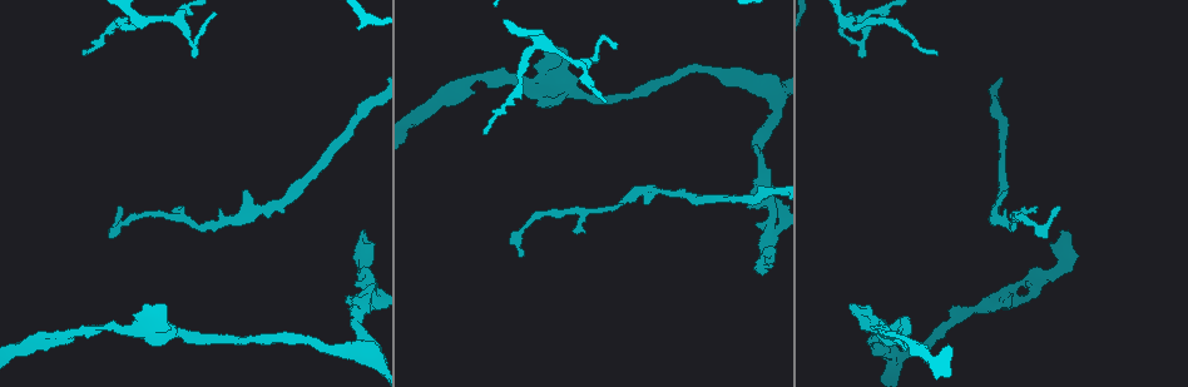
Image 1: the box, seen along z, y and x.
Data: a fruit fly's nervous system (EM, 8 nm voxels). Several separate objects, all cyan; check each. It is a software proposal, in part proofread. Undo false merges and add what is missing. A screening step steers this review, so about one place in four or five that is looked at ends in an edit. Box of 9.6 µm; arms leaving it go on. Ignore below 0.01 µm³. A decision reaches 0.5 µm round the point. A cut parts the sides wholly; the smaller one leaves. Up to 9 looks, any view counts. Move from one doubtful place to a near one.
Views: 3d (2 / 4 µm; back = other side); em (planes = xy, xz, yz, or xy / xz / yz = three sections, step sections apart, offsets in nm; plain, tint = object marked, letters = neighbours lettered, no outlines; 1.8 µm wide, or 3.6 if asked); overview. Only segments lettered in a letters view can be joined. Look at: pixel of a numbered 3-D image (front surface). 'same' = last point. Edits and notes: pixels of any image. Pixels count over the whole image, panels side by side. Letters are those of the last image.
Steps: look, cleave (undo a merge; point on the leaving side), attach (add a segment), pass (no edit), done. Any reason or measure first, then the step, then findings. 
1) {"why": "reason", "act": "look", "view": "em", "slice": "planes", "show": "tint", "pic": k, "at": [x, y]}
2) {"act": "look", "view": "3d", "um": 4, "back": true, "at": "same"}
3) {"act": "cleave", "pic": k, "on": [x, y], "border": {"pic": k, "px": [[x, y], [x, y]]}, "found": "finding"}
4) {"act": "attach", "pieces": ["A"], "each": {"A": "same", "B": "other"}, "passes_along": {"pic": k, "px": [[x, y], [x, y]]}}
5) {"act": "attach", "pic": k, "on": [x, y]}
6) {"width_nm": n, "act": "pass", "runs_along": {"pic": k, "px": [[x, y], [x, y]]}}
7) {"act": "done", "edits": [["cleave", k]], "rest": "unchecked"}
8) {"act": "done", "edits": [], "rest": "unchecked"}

{"why": "sudden change in width", "act": "look", "view": "em", "slice": "yz", "step": 4, "show": "tint", "pic": 1, "at": [1068, 246]}

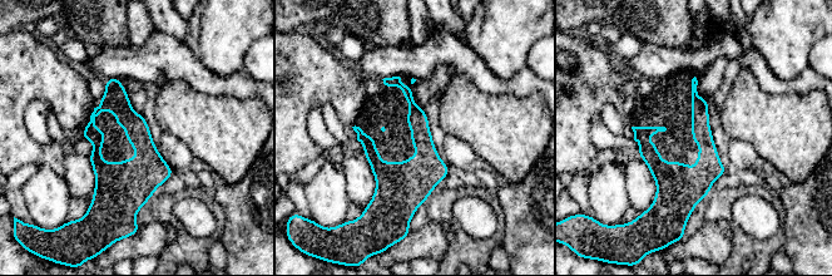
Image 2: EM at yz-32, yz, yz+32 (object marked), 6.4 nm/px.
{"act": "look", "view": "em", "slice": "xz", "step": 8, "show": "letters", "at": "same"}

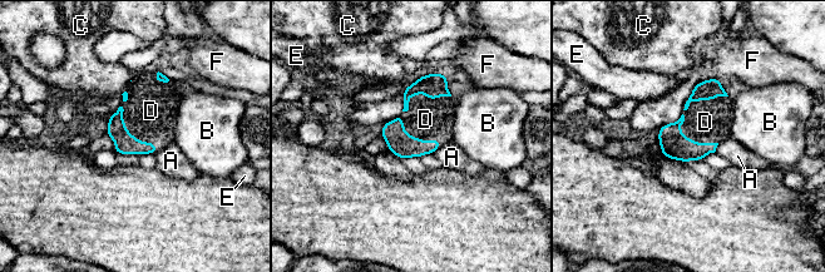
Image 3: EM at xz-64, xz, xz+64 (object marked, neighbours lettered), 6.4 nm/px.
{"act": "attach", "pieces": ["D"], "each": {"A": "other", "B": "other", "C": "other", "D": "same", "E": "other", "F": "other"}, "passes_along": {"pic": 3, "px": [[413, 88], [403, 123], [425, 119]]}, "found": "it goes on there"}

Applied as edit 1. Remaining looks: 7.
{"why": "redraw", "act": "look", "view": "overview"}

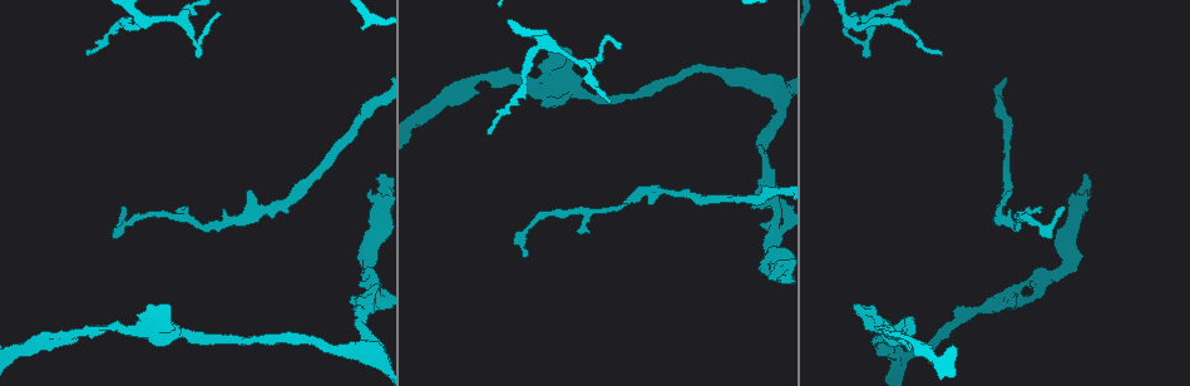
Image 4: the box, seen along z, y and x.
{"why": "an open end", "act": "look", "view": "3d", "um": 4, "pic": 4, "at": [601, 59]}

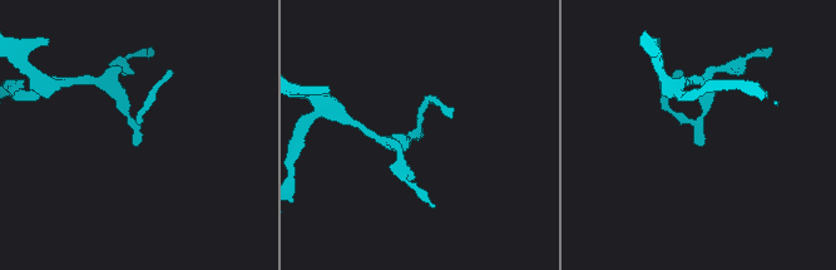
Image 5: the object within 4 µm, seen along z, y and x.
{"act": "look", "view": "em", "slice": "yz", "step": 8, "show": "tint", "pic": 5, "at": [703, 144]}

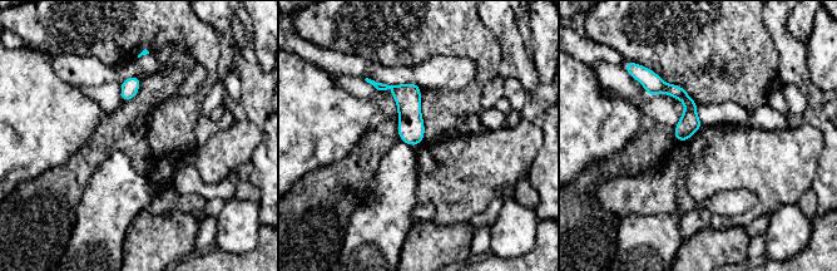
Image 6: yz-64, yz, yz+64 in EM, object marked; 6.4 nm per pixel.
{"why": "cut it another way", "act": "look", "view": "em", "slice": "planes", "show": "letters", "at": "same"}

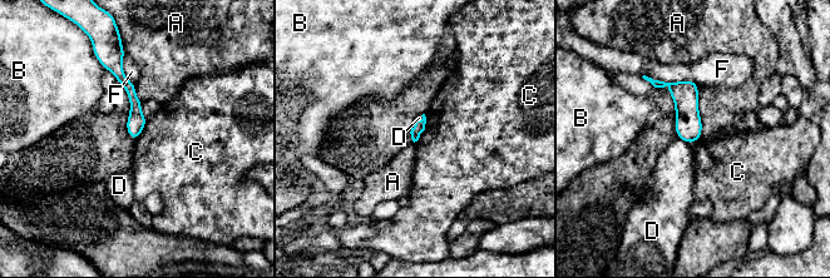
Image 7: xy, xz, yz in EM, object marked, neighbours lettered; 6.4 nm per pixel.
{"act": "pass", "each": {"A": "other", "B": "other", "C": "other", "D": "other", "F": "other"}, "found": "none of them fits"}

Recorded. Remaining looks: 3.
{"why": "free end", "act": "look", "view": "em", "slice": "xy", "step": 4, "show": "tint", "pic": 4, "at": [124, 207]}

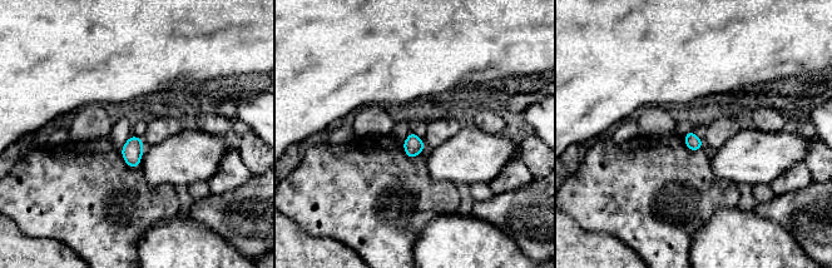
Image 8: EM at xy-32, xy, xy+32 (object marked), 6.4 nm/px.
{"act": "look", "view": "em", "slice": "planes", "show": "tint", "at": "same"}

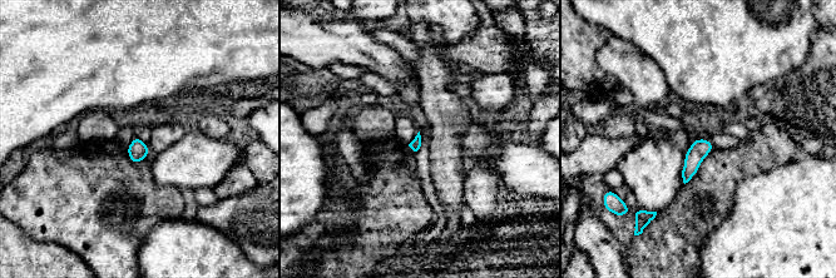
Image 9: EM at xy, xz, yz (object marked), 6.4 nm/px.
{"act": "look", "view": "em", "slice": "planes", "show": "letters", "at": "same"}

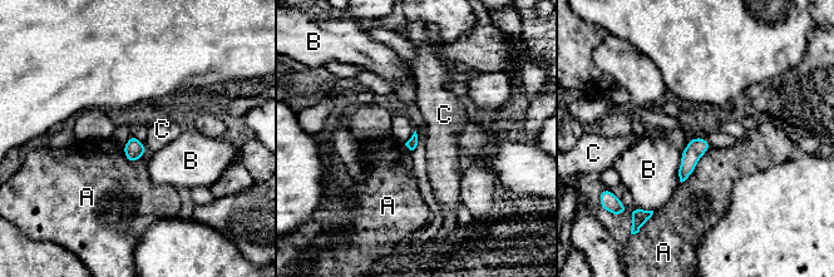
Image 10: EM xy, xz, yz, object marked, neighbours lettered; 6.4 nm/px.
{"act": "pass", "each": {"A": "other", "B": "other", "C": "other"}, "border": {"pic": 10, "px": [[143, 143], [146, 153]]}, "found": "none of them fits"}

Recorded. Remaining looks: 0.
{"act": "done", "edits": [["attach", 3]], "rest": "unchecked"}

